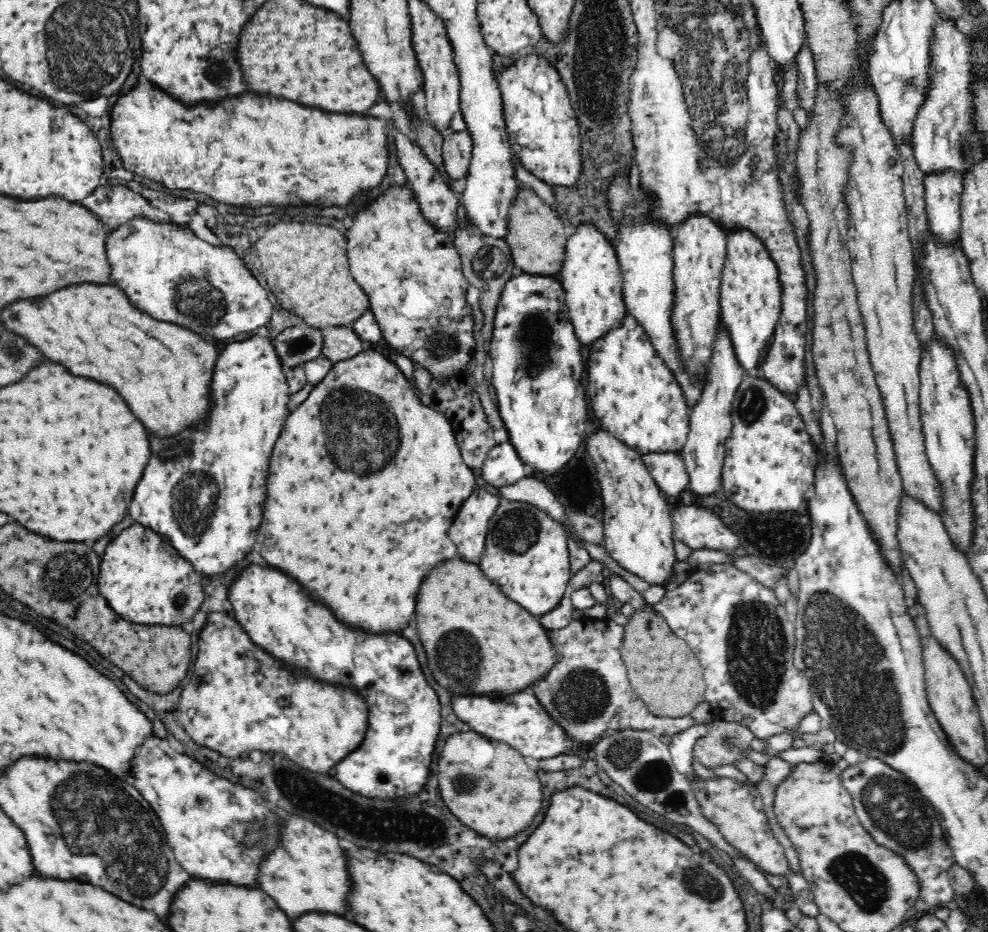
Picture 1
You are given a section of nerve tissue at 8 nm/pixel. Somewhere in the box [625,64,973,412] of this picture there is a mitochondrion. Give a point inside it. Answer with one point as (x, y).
(909, 83)

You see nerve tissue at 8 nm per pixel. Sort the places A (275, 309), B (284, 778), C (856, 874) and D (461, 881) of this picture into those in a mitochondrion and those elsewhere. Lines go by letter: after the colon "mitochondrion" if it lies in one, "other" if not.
A: other
B: mitochondrion
C: mitochondrion
D: other

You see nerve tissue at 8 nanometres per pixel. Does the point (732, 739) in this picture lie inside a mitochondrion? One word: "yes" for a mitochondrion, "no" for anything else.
yes

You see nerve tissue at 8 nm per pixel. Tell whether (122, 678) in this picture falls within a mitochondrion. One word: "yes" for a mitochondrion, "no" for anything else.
no

